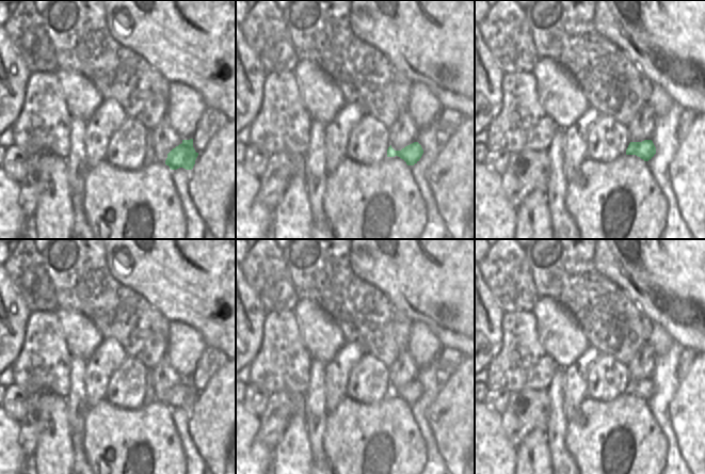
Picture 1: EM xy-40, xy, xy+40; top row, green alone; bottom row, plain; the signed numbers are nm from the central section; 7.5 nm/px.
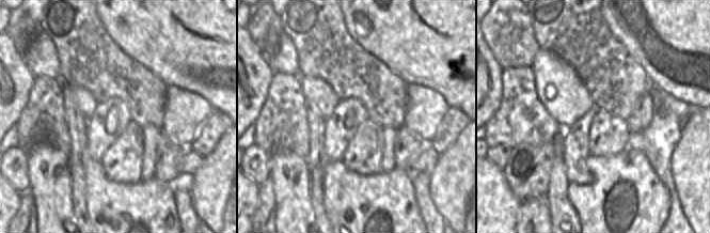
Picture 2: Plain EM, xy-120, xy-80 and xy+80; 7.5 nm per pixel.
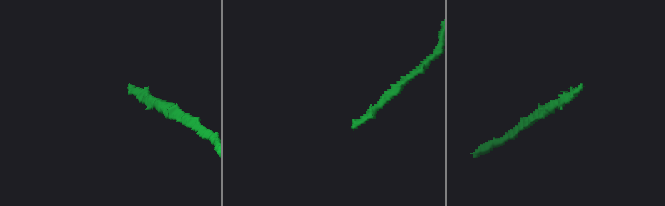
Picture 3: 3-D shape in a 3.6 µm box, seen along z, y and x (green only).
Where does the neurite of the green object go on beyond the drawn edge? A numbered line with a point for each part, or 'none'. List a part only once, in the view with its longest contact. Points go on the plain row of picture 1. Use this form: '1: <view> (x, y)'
none

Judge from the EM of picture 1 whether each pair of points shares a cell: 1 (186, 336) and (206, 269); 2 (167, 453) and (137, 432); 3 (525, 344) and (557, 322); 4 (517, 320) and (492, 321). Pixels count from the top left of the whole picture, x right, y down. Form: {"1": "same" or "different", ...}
{"1": "different", "2": "same", "3": "different", "4": "different"}

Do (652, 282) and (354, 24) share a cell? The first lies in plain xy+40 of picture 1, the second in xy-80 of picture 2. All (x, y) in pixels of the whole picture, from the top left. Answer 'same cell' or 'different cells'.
same cell

